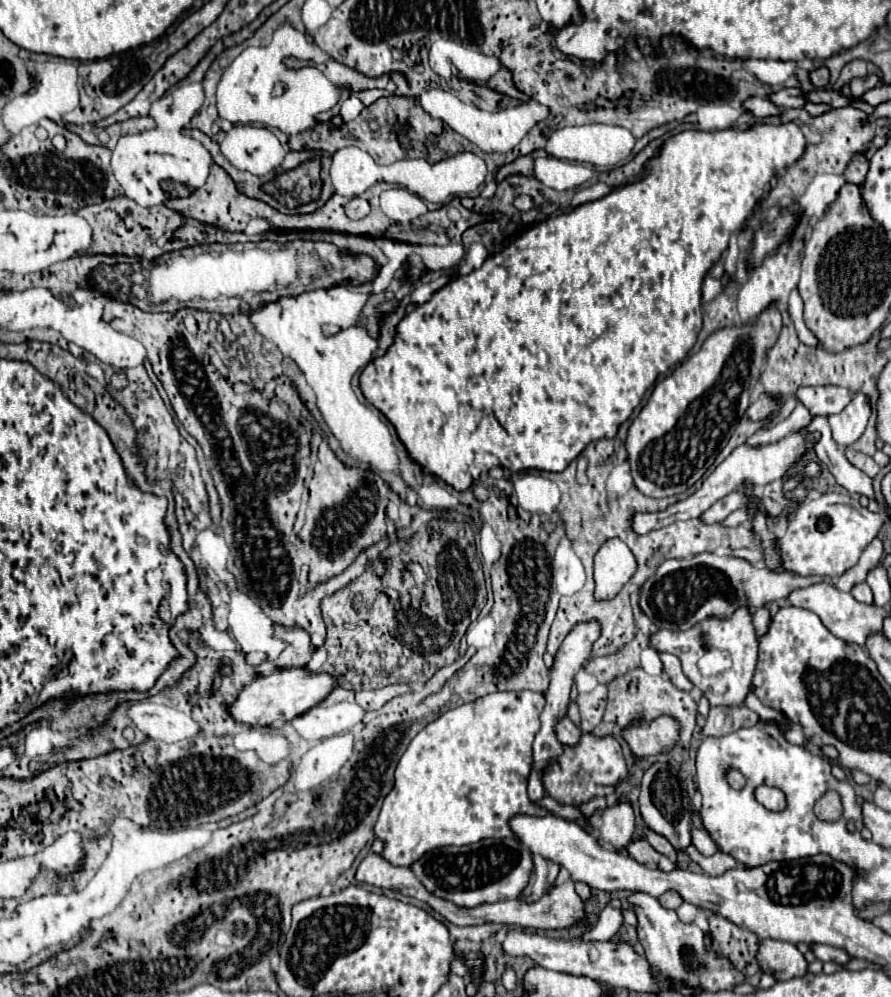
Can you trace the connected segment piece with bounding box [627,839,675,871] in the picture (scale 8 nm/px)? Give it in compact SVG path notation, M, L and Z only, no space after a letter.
M645 839L629 843L627 851L629 851L629 855L631 855L635 861L643 863L643 865L649 867L649 869L659 869L659 871L673 871L673 869L675 869L675 863L669 861L665 855L657 853Z

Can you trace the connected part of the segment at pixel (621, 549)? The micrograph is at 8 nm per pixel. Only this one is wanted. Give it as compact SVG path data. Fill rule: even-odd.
M607 541L595 555L595 597L611 599L631 579L637 563L629 547L619 541Z

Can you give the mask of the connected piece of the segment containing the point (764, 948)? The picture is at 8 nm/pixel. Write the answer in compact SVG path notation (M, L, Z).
M761 941L757 959L765 973L771 973L777 981L787 981L807 975L807 959L803 953L787 941Z

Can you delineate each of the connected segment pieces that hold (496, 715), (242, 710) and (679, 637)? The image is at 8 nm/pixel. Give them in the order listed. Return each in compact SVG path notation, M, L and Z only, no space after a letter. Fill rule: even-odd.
M503 691L503 693L491 693L491 695L485 695L485 697L479 697L475 699L473 703L465 703L461 707L455 707L447 713L443 713L439 719L435 719L433 723L429 723L423 731L417 733L417 737L409 743L407 751L403 753L403 757L399 759L399 765L395 769L395 785L391 789L391 793L385 797L385 803L383 803L383 809L379 813L379 819L377 819L377 825L375 825L375 837L383 841L385 849L381 853L383 859L387 859L391 865L399 865L399 867L411 867L415 861L419 861L425 853L429 853L431 849L437 849L437 847L447 847L447 845L471 845L471 843L477 843L481 839L505 839L505 837L511 837L511 839L517 839L515 833L511 831L509 827L509 821L515 817L515 815L537 815L537 817L545 817L549 811L545 807L539 807L535 805L529 797L527 797L527 779L529 779L529 773L531 773L531 763L533 763L533 757L531 757L531 745L533 745L533 739L539 731L539 715L543 711L543 705L545 705L545 697L541 693L535 693L535 691Z
M281 669L267 677L257 677L247 685L237 697L237 701L229 707L229 713L235 721L249 725L273 725L275 721L293 721L295 717L307 713L315 705L319 705L333 689L337 687L337 677L331 673L311 673L307 669Z
M741 605L739 609L735 609L731 617L725 619L707 617L695 623L687 631L661 629L655 635L651 635L651 645L657 651L667 651L677 655L683 663L683 673L689 677L693 685L697 685L705 693L711 705L743 705L745 695L749 693L751 677L757 665L757 649L759 649L757 631L753 627L753 613L747 605ZM709 651L723 651L723 659L727 653L727 669L709 675Z

